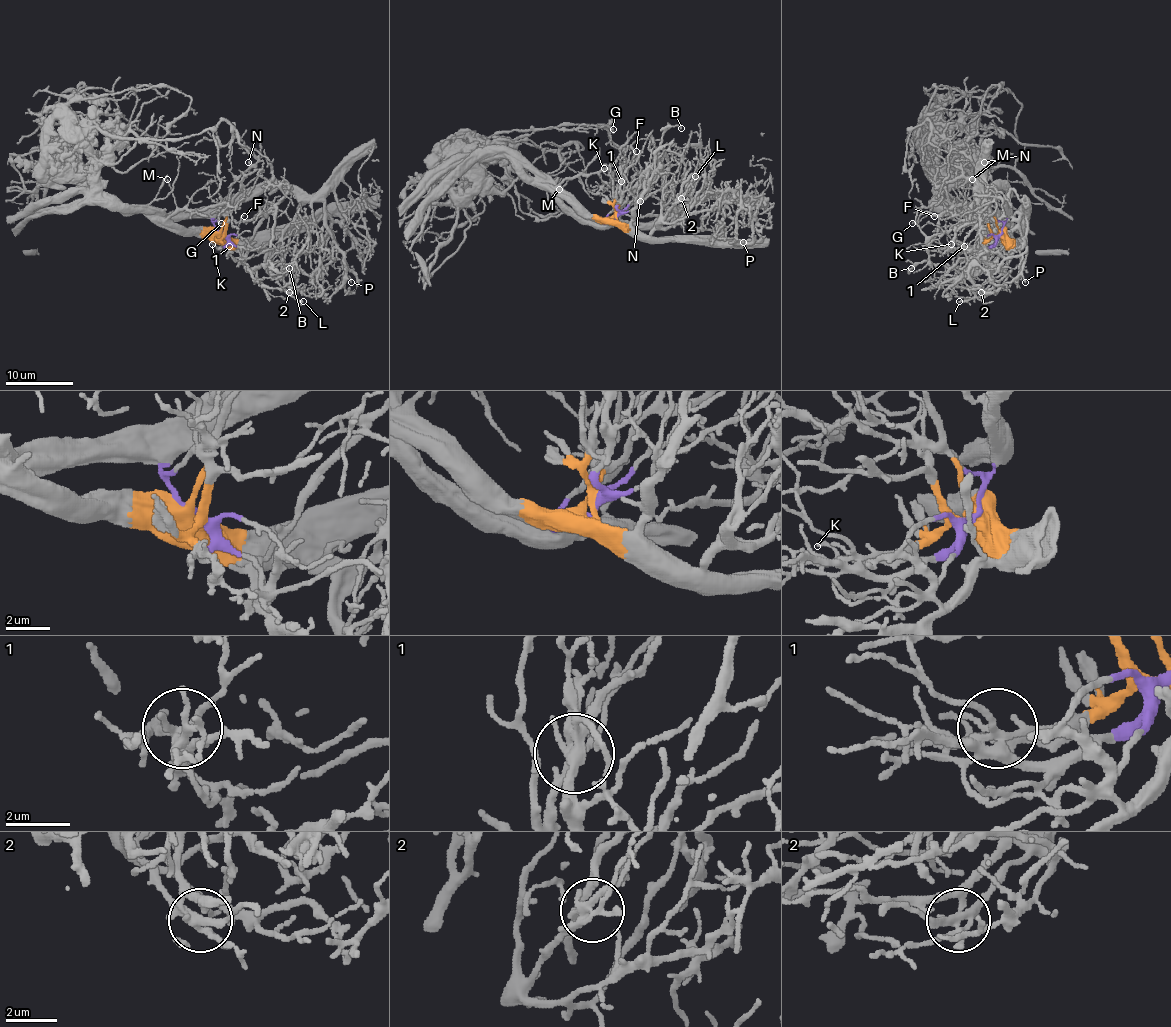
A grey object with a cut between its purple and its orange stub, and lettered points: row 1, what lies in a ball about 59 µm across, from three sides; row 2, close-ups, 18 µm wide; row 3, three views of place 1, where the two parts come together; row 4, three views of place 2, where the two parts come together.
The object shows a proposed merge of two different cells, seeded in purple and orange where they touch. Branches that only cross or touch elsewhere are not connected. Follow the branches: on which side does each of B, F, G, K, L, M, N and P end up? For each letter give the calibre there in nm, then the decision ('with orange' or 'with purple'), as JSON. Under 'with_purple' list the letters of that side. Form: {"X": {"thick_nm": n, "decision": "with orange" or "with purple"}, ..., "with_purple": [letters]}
{"B": {"thick_nm": 140, "decision": "with orange"}, "F": {"thick_nm": 130, "decision": "with orange"}, "G": {"thick_nm": 140, "decision": "with orange"}, "K": {"thick_nm": 130, "decision": "with orange"}, "L": {"thick_nm": 190, "decision": "with orange"}, "M": {"thick_nm": 120, "decision": "with orange"}, "N": {"thick_nm": 200, "decision": "with orange"}, "P": {"thick_nm": 140, "decision": "with orange"}, "with_purple": []}

